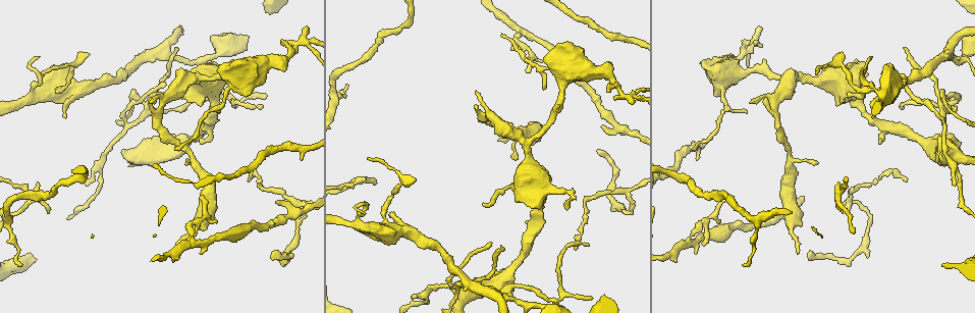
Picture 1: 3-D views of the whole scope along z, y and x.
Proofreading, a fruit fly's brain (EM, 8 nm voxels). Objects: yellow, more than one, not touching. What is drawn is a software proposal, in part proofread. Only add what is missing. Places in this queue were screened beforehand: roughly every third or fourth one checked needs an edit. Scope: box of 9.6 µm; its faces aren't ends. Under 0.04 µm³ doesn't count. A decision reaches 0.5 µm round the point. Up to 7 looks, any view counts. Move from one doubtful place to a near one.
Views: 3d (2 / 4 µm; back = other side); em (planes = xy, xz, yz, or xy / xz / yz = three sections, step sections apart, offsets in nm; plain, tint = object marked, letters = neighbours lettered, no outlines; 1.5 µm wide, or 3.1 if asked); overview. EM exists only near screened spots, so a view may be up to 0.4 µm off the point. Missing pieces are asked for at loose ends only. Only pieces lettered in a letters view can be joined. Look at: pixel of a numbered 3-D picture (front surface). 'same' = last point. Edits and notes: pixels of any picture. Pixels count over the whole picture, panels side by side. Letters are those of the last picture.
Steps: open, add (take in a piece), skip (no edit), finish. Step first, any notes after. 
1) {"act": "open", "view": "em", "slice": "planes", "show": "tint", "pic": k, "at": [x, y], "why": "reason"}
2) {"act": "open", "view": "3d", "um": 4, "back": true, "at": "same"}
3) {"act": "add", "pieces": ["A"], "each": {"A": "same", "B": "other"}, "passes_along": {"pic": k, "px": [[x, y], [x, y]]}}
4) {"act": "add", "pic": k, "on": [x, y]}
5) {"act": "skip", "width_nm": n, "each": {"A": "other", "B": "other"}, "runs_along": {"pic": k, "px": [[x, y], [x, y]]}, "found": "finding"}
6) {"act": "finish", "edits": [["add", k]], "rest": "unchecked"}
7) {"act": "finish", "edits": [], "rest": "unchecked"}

{"act": "open", "view": "em", "slice": "planes", "show": "tint", "pic": 1, "at": [512, 48], "why": "tapers out"}

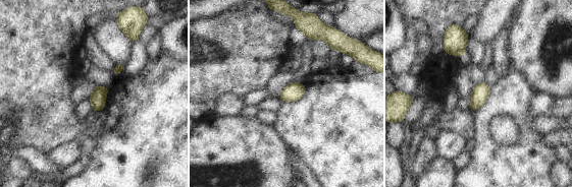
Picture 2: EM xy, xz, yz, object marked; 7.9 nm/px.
{"act": "open", "view": "em", "slice": "planes", "show": "letters", "at": "same", "why": "see the neighbours"}

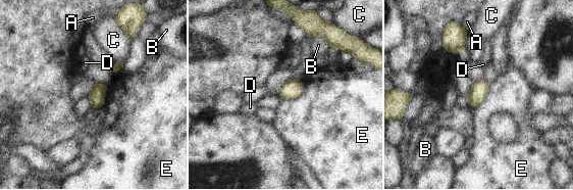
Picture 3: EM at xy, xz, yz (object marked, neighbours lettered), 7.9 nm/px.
{"act": "skip", "longest_contact_nm": ["E", 220], "each": {"A": "other", "B": "other", "C": "other", "D": "other", "E": "other"}, "border": {"pic": 3, "px": [[304, 83], [301, 94], [281, 99]]}, "found": "none of them fits"}

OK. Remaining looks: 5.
{"act": "open", "view": "em", "slice": "planes", "show": "plain", "pic": 1, "at": [514, 160], "why": "tapers out"}

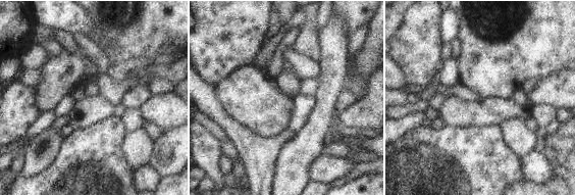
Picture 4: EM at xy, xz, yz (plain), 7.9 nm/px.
{"act": "open", "view": "em", "slice": "planes", "show": "tint", "at": "same"}

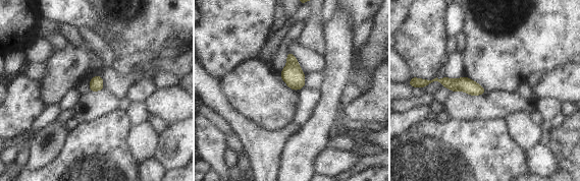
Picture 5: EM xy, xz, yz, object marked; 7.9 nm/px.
{"act": "open", "view": "em", "slice": "planes", "show": "letters", "at": "same", "why": "what lies round it"}

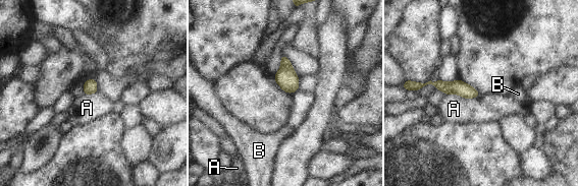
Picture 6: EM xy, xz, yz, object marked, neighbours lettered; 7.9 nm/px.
{"act": "skip", "width_nm": 110, "each": {"A": "other", "B": "other"}, "runs_along": {"pic": 6, "px": [[436, 83], [476, 94]]}, "found": "none of them fits"}

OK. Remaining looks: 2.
{"act": "open", "view": "em", "slice": "planes", "show": "letters", "pic": 1, "at": [501, 36], "why": "tapers out"}

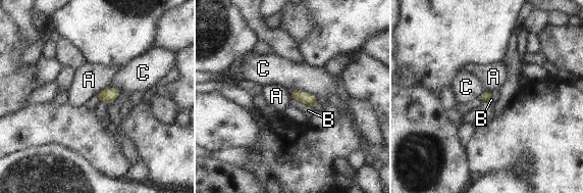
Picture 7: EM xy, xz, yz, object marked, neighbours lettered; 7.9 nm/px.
{"act": "skip", "width_nm": 80, "longest_contact_nm": ["C", 200], "each": {"A": "other", "B": "other", "C": "other"}, "found": "none of them fits"}

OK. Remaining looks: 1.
{"act": "finish", "edits": [], "rest": "unchecked"}

